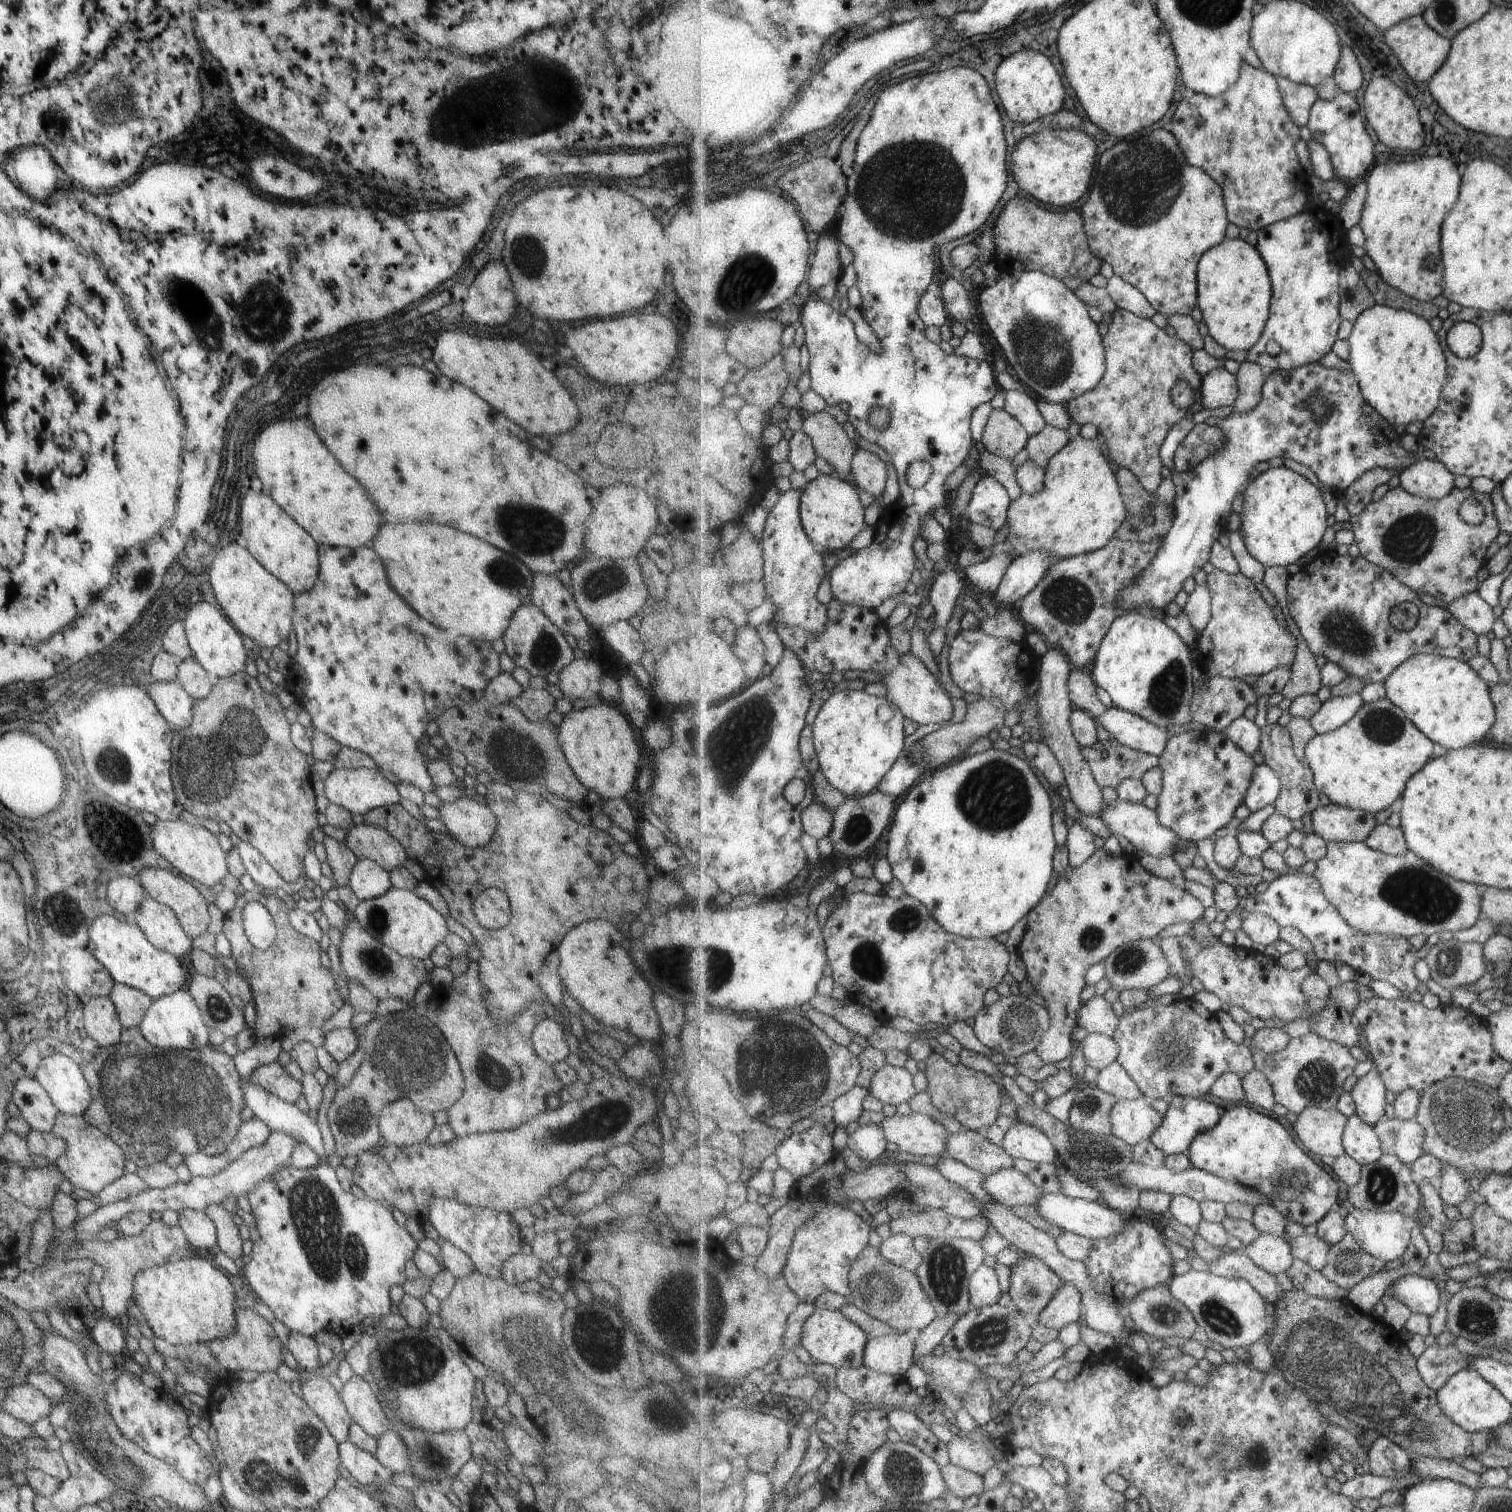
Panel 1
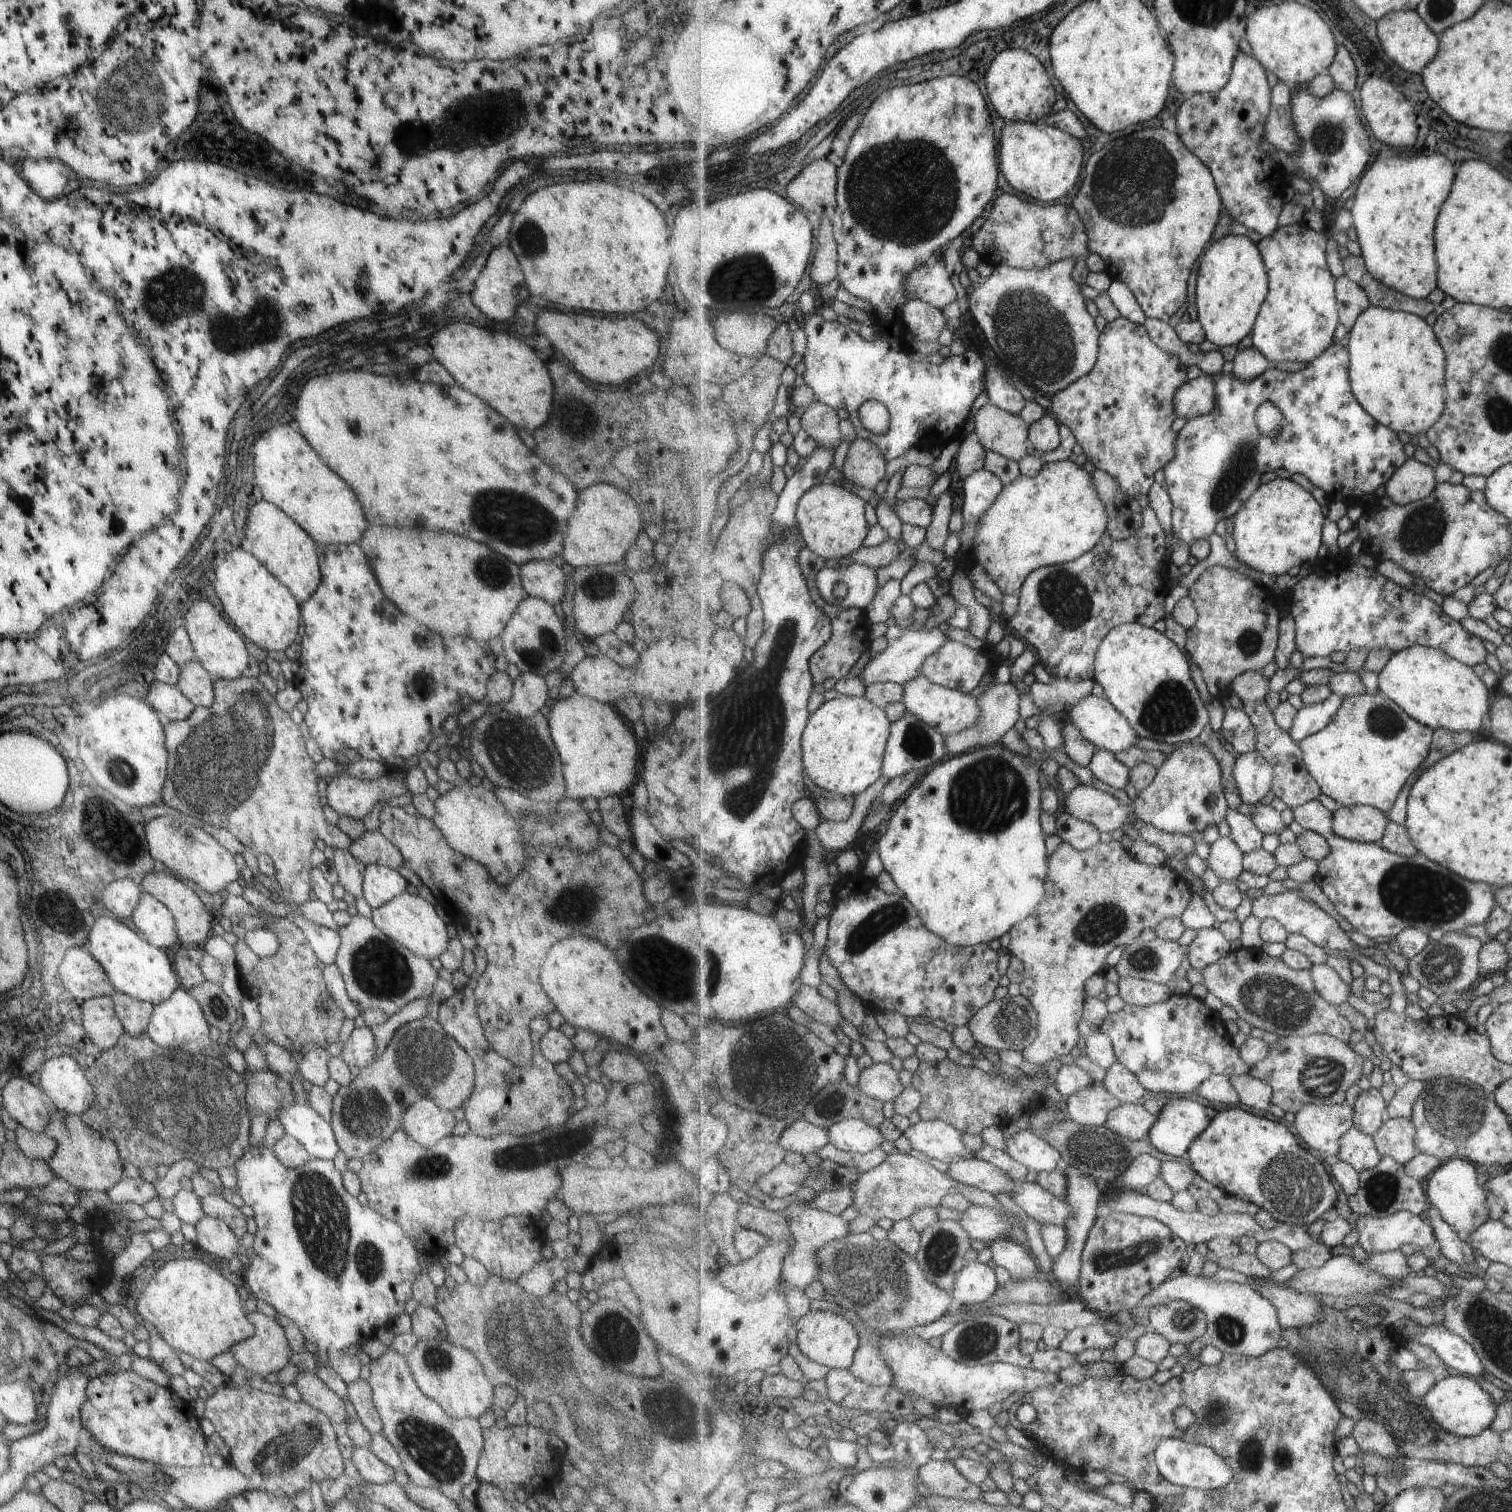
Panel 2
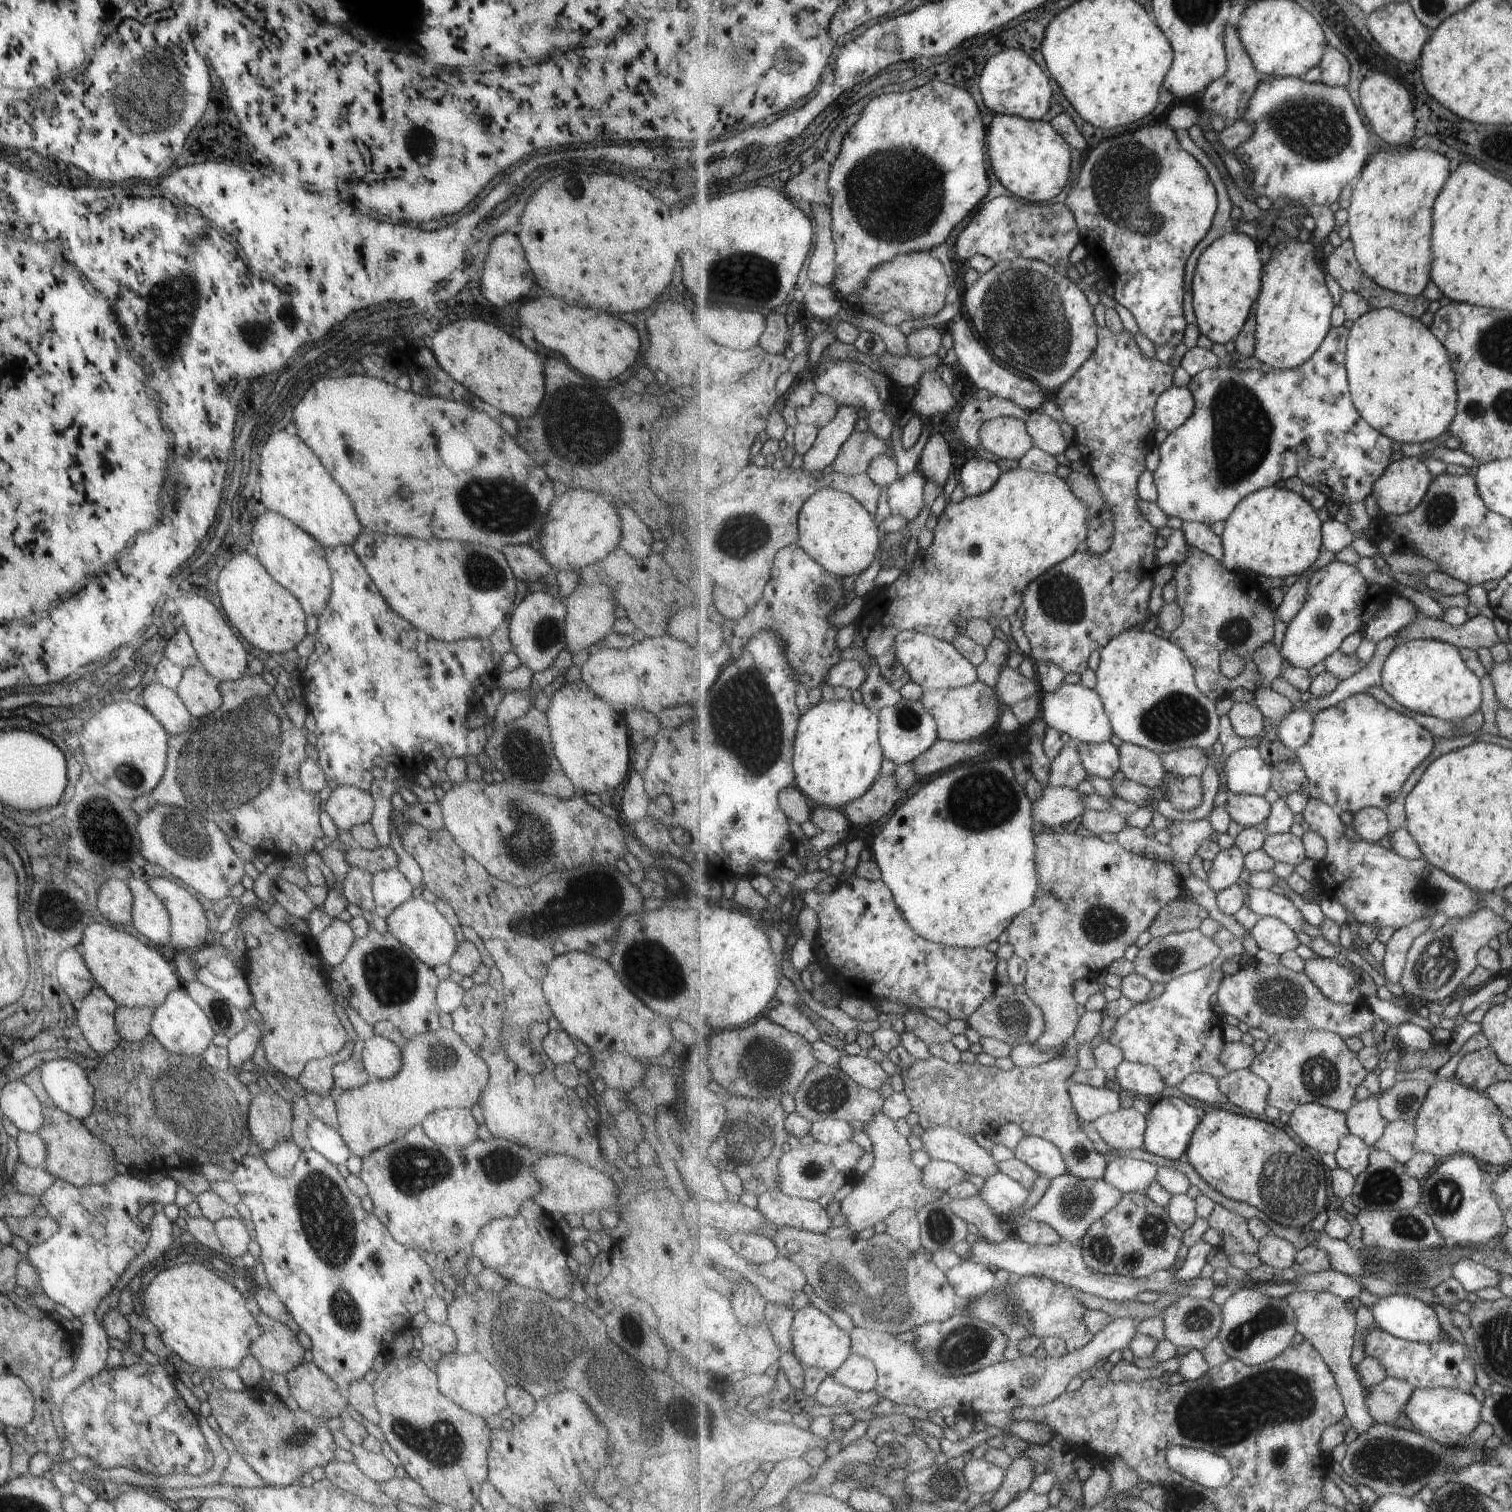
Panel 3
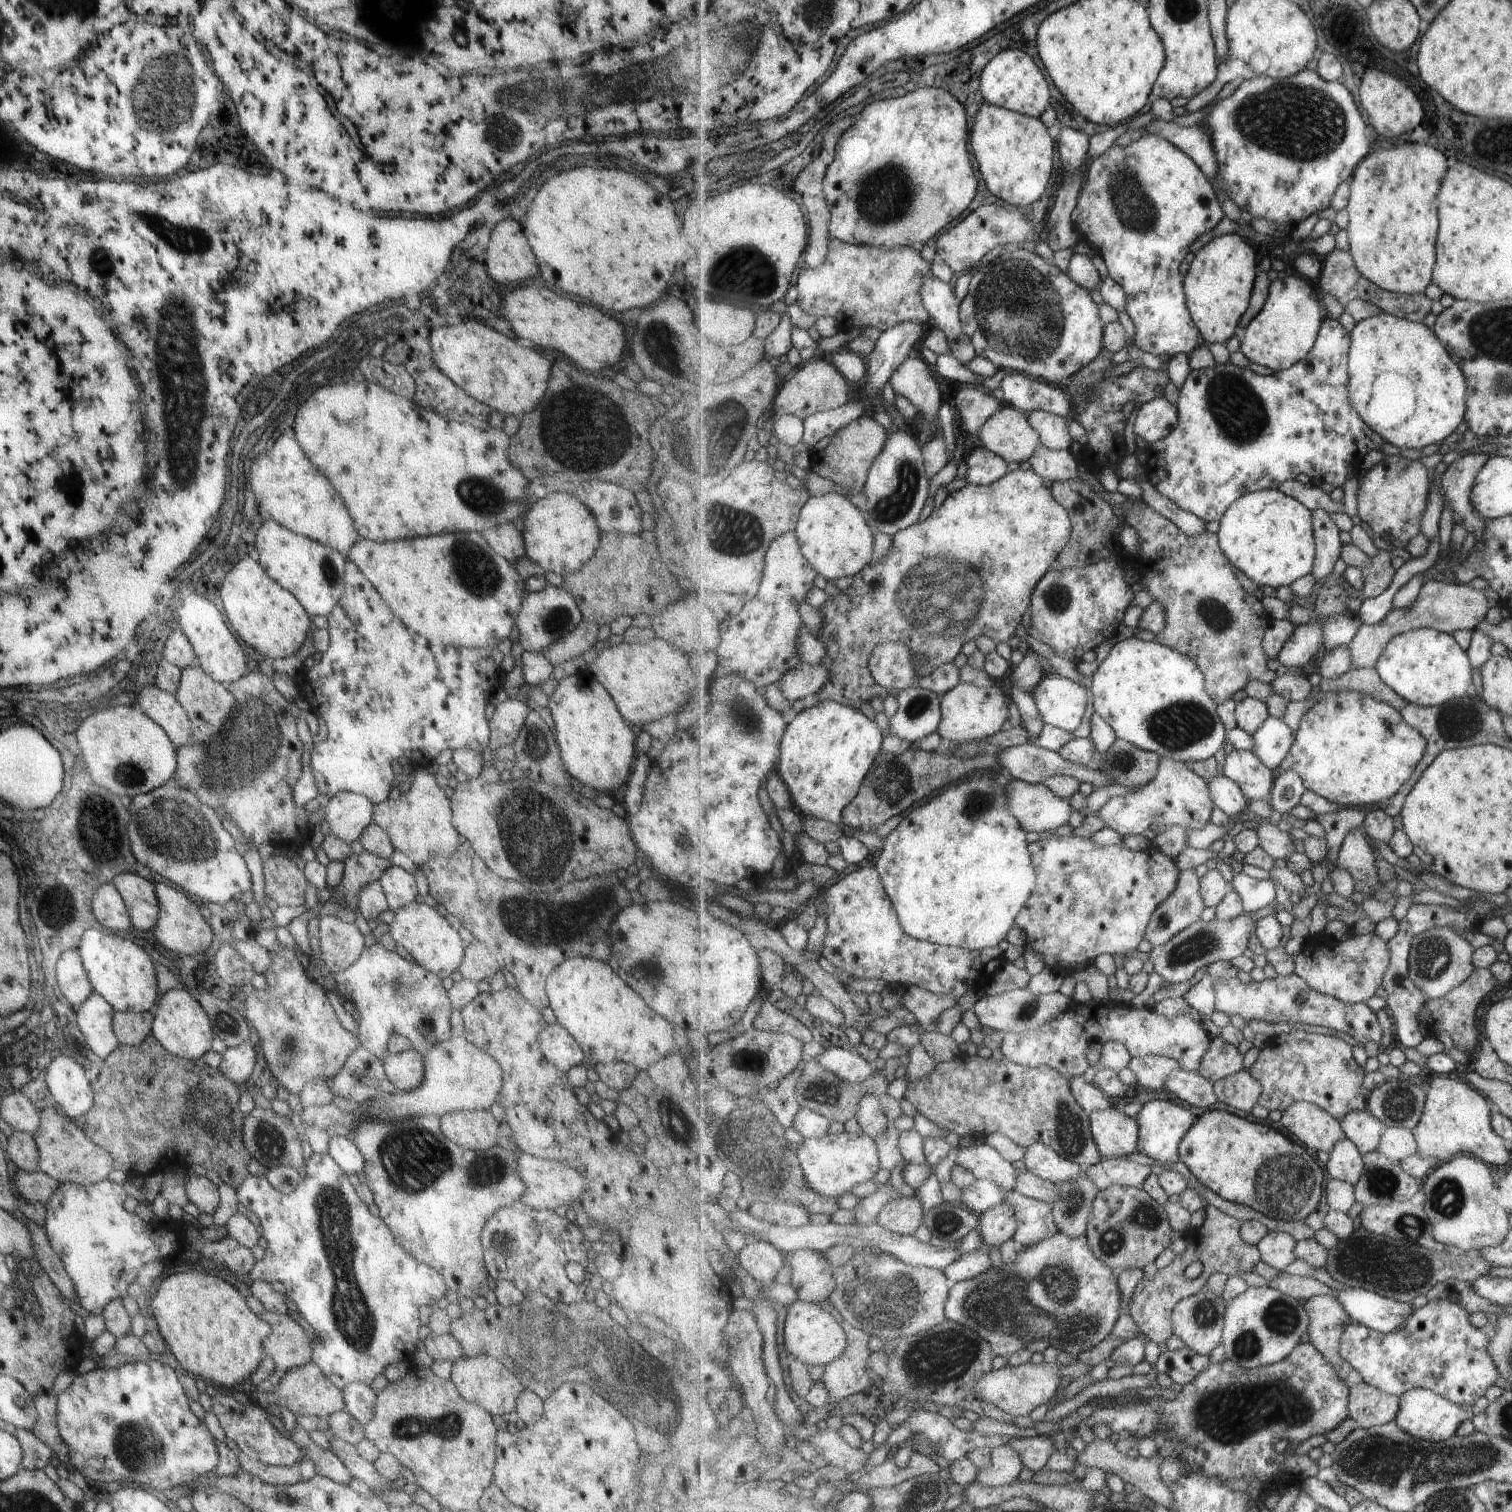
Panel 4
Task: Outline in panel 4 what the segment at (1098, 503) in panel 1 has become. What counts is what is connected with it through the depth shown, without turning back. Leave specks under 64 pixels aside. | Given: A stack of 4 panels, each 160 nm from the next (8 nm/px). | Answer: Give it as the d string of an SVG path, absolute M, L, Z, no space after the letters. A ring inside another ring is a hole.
M1023 468L1008 472L1003 478L990 485L974 485L967 483L962 489L956 490L948 495L943 503L932 511L923 521L911 524L909 528L903 528L894 534L894 543L888 557L884 561L875 562L867 566L853 578L853 582L846 589L836 596L828 596L826 601L818 608L824 617L824 623L818 630L819 641L826 649L826 655L820 660L819 665L823 665L830 673L831 678L819 689L816 700L818 703L825 701L835 701L852 706L859 711L861 706L871 702L871 698L878 698L884 701L889 696L889 689L881 686L871 673L872 651L879 645L886 642L901 641L907 643L910 650L915 655L927 654L929 663L923 668L924 676L929 675L937 667L945 663L953 663L960 656L961 650L969 646L969 642L977 640L981 634L988 636L991 640L1011 644L1011 640L1016 638L1017 630L1021 628L1021 618L1029 612L1032 606L1032 594L1040 580L1055 566L1059 553L1064 550L1072 535L1072 522L1066 508L1063 508L1044 483L1044 478L1035 471L1025 471Z

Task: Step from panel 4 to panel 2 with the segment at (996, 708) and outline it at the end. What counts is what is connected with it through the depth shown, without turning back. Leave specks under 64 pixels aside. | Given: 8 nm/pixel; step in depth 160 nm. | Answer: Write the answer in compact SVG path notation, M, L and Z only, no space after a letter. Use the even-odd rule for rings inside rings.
M919 675L903 686L905 690L904 706L943 736L963 732L982 720L980 702L973 694L936 685L923 675Z

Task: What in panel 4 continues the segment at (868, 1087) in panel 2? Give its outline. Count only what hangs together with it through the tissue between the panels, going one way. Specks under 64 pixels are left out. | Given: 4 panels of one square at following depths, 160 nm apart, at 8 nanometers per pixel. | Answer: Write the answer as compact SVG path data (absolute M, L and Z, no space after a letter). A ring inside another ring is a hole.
M842 1047L831 1048L825 1054L817 1056L817 1064L823 1070L833 1072L837 1078L843 1078L851 1084L862 1084L877 1072L876 1064L863 1058L855 1050L847 1051Z

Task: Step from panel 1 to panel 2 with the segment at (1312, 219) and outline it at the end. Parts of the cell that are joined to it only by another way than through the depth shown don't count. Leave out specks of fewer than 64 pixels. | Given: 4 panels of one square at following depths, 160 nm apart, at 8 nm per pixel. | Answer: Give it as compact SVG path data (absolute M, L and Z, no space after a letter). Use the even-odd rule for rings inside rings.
M1297 222L1277 229L1272 237L1262 237L1258 242L1262 257L1269 268L1271 290L1261 305L1251 338L1253 346L1272 362L1310 363L1336 340L1335 328L1340 322L1336 279L1329 270L1327 236L1321 231L1313 231L1309 226L1305 228Z

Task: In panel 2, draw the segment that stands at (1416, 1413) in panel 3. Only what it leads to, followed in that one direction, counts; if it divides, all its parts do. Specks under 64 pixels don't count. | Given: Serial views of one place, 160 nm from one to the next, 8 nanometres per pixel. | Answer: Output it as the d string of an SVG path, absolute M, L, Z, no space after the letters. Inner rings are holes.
M1452 1376L1437 1381L1422 1397L1422 1403L1429 1409L1432 1420L1442 1429L1460 1437L1476 1437L1489 1429L1497 1416L1494 1398L1479 1381L1467 1376Z

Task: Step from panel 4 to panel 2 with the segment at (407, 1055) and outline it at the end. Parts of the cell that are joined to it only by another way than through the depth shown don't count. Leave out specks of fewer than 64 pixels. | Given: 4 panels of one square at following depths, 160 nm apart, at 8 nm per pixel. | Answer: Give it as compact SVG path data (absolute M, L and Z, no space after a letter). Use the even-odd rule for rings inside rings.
M367 1027L354 1028L342 1042L343 1049L339 1058L349 1067L362 1069L376 1057L376 1044Z

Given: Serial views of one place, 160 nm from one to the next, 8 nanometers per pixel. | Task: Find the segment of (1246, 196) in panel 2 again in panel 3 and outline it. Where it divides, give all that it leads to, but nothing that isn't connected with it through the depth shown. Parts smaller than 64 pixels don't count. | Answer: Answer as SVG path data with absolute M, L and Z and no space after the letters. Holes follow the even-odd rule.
M1230 25L1226 29L1224 41L1225 50L1228 54L1228 70L1222 77L1213 81L1194 102L1200 111L1209 109L1217 112L1226 118L1228 123L1225 124L1230 125L1231 123L1235 124L1237 121L1244 120L1249 99L1256 93L1259 81L1261 81L1264 74L1260 73L1253 64L1244 42L1240 39L1237 27Z

